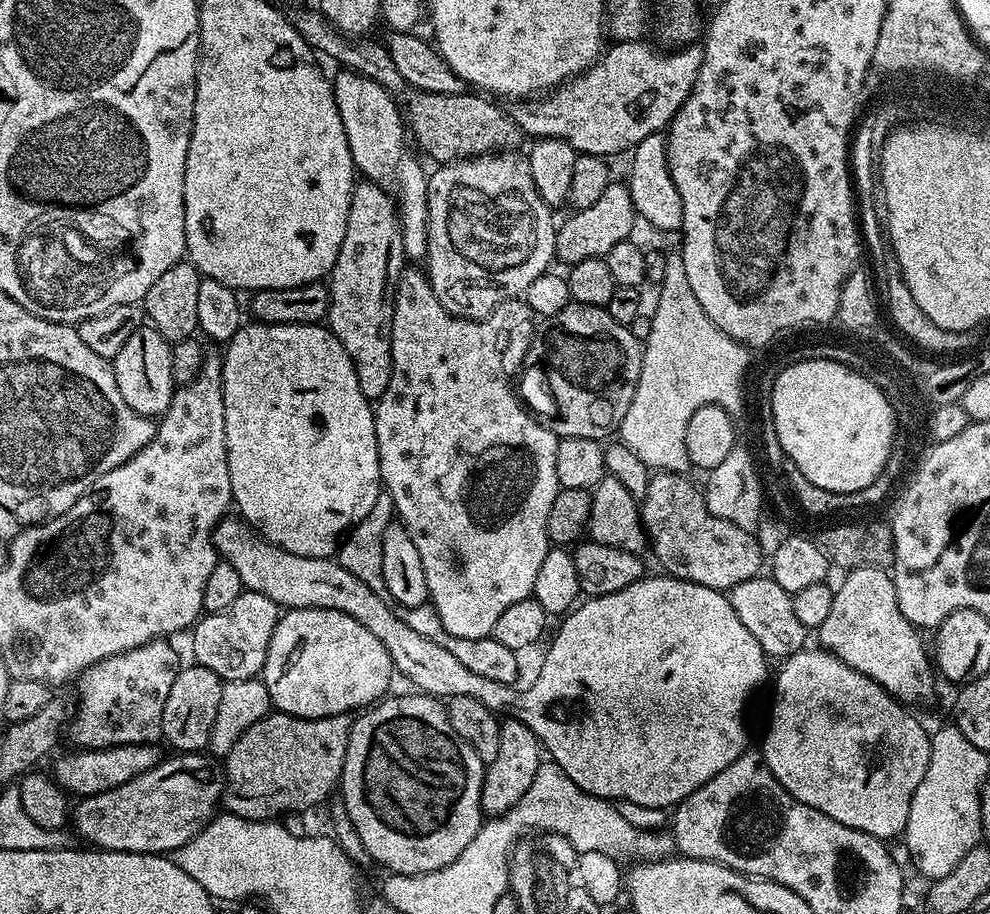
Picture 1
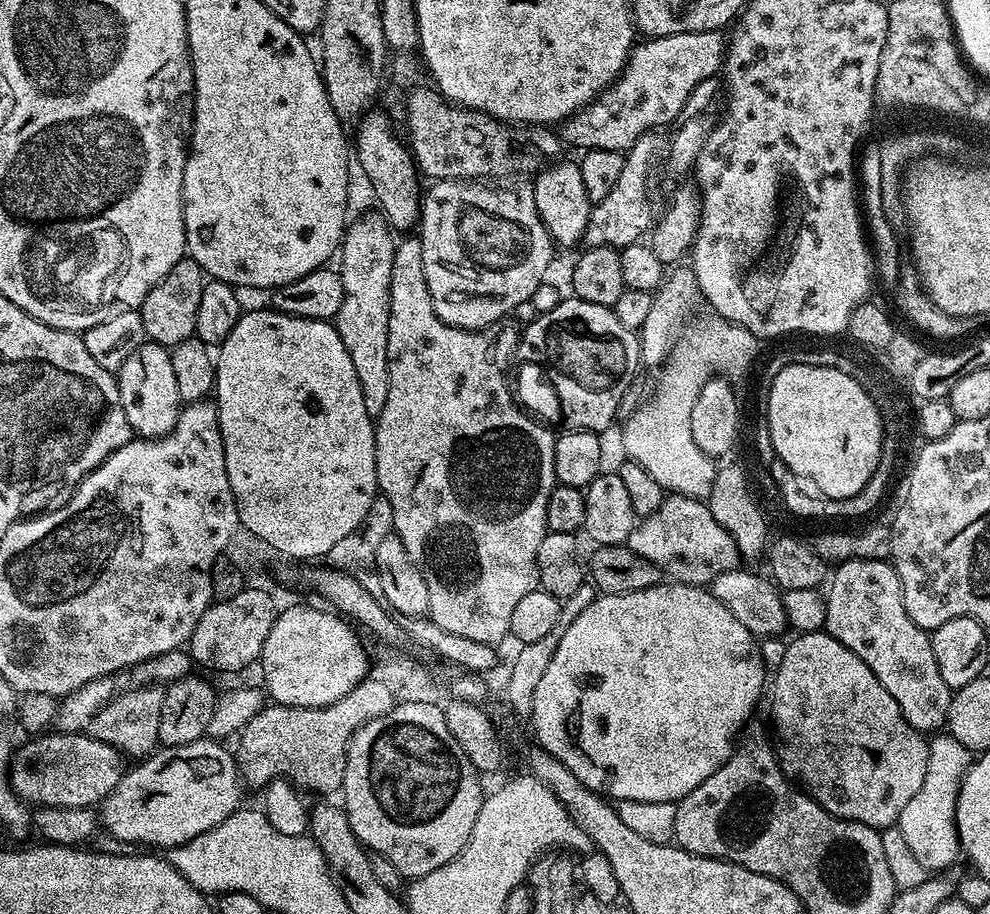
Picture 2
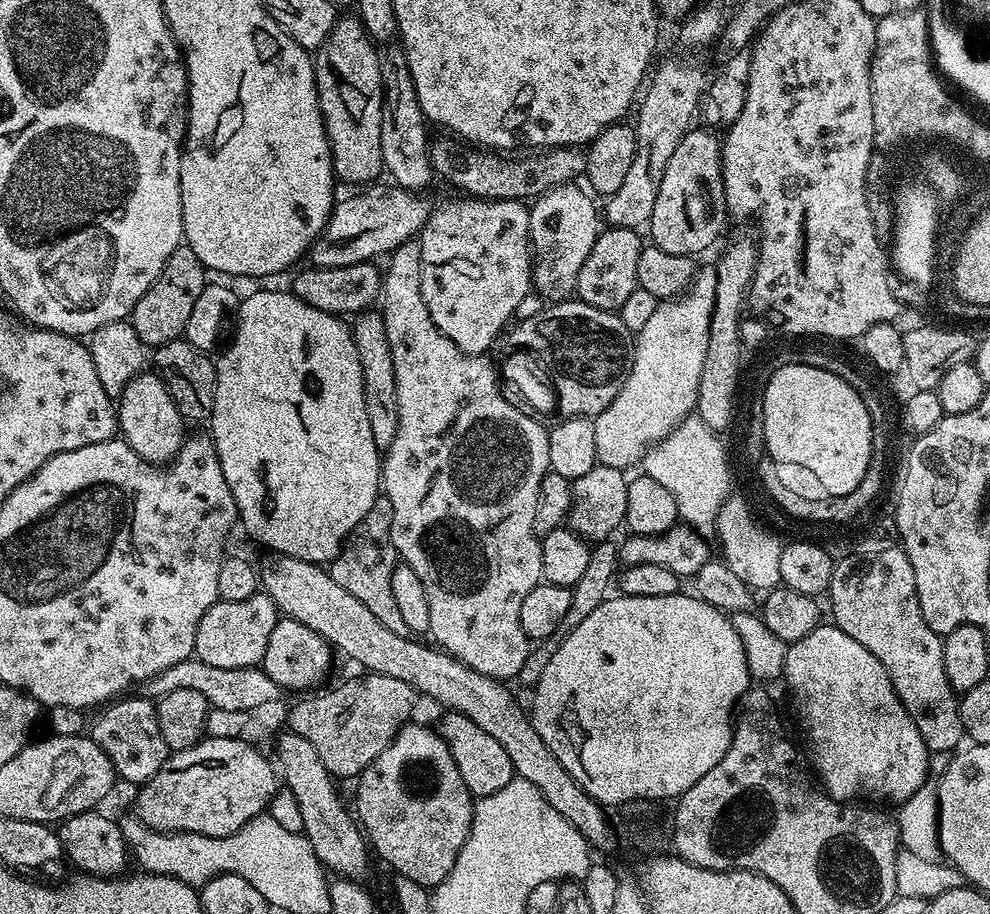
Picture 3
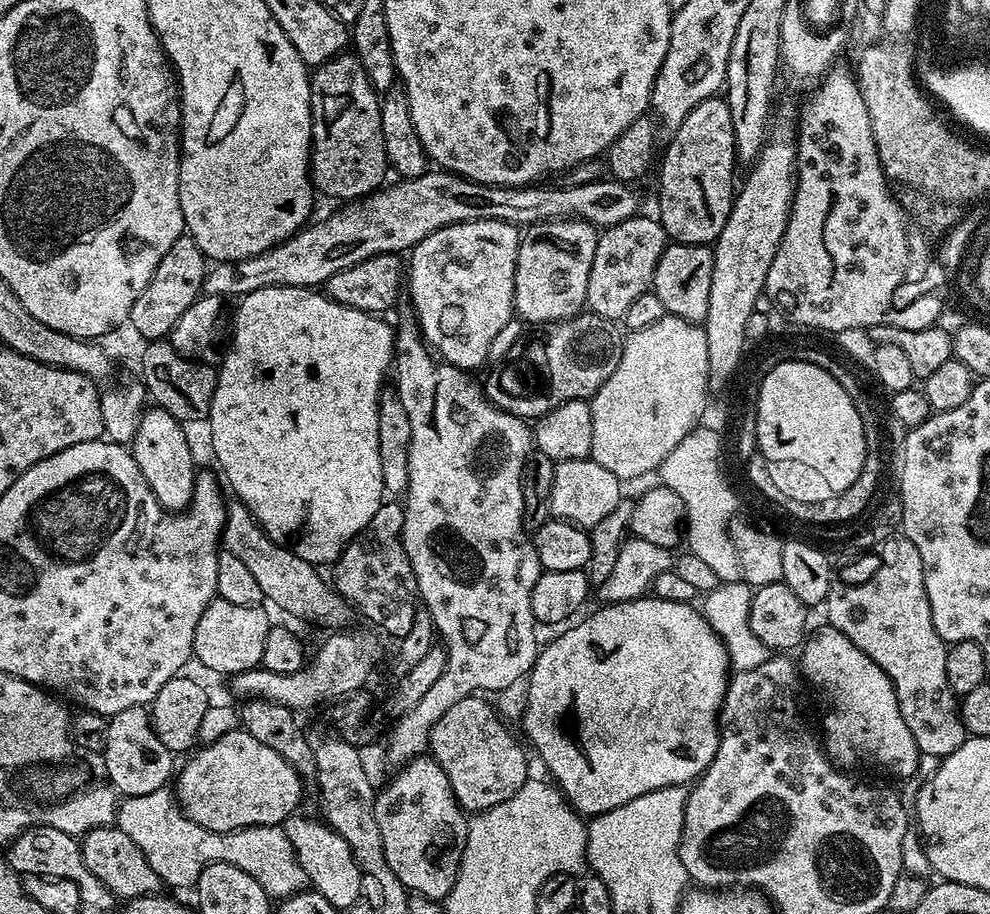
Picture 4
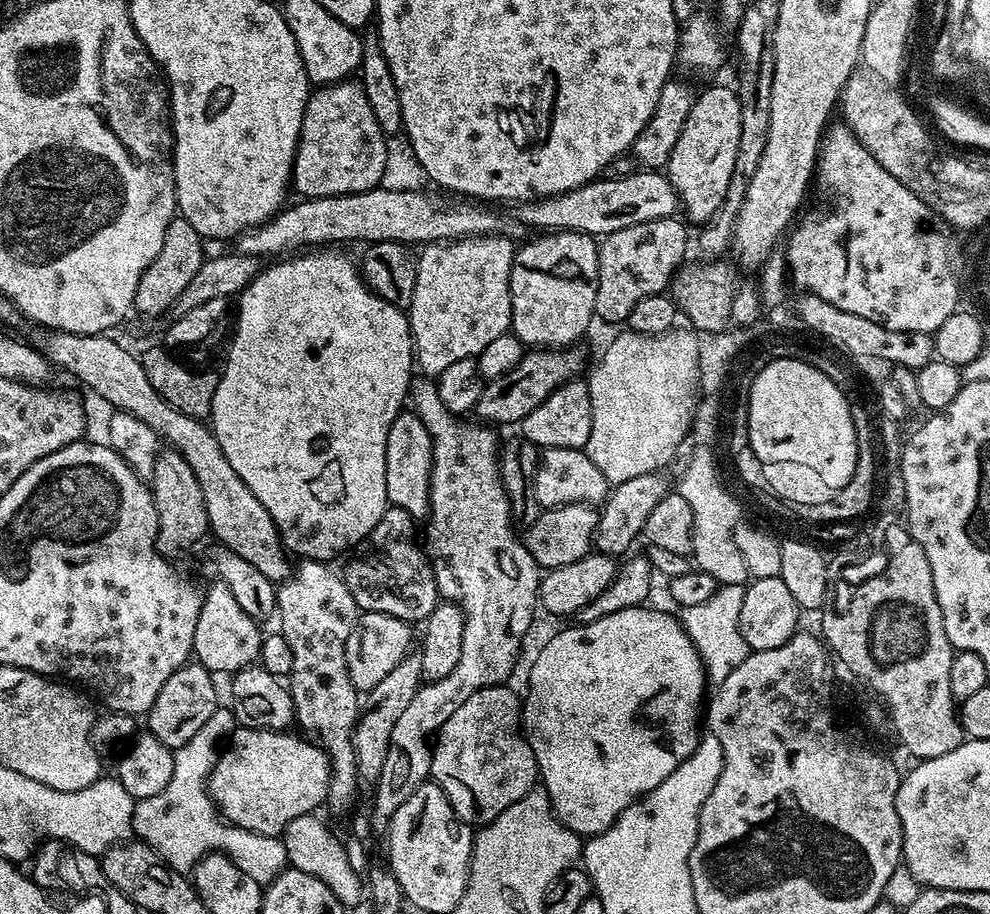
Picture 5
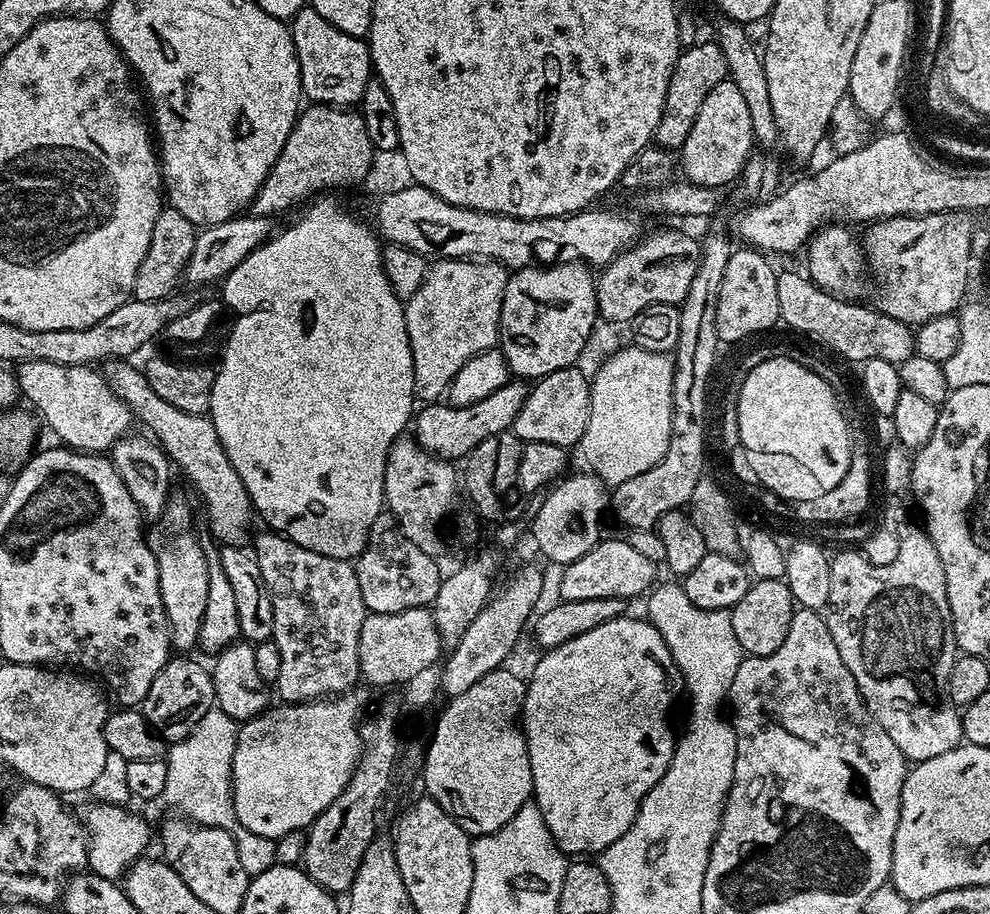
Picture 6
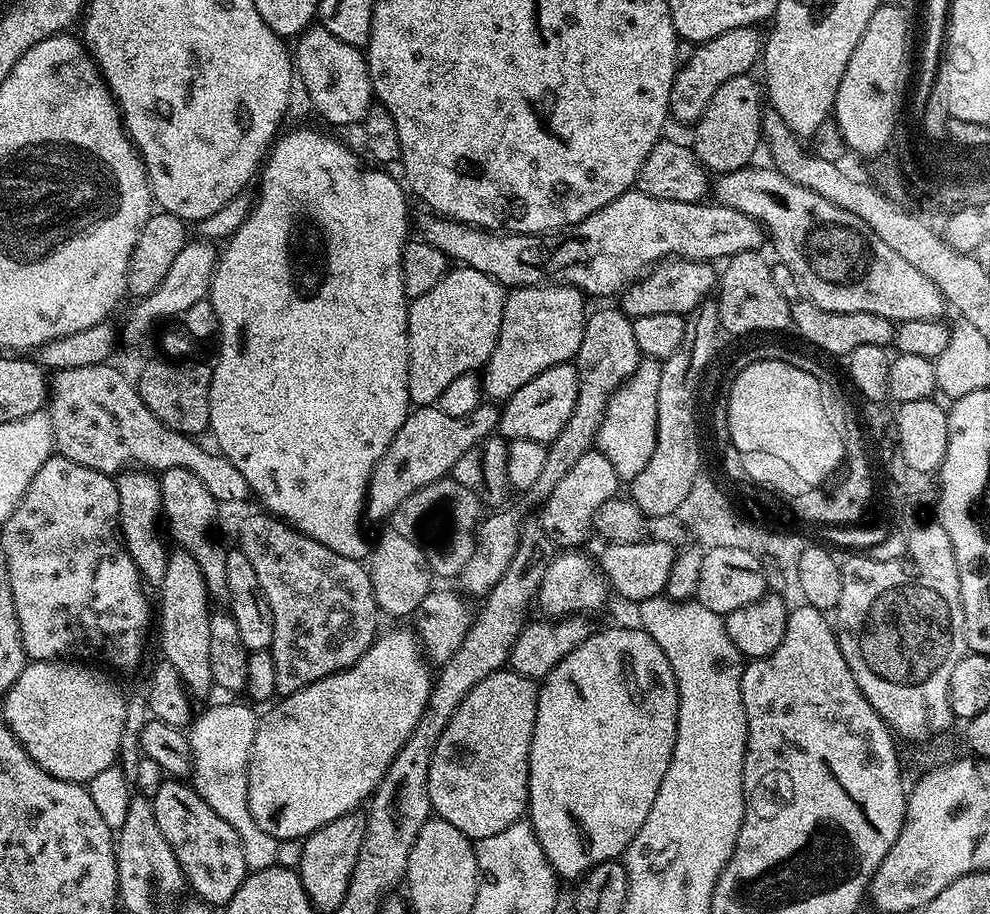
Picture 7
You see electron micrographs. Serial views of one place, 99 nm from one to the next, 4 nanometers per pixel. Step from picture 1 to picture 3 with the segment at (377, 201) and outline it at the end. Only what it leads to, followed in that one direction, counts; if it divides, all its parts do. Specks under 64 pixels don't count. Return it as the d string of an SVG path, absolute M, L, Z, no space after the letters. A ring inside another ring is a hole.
M367 310L355 317L356 324L351 325L352 337L358 350L358 360L362 362L362 390L366 394L366 415L370 421L370 431L374 433L376 447L386 450L398 434L398 386L394 382L394 358L390 354L390 342L386 338L384 317L379 311Z

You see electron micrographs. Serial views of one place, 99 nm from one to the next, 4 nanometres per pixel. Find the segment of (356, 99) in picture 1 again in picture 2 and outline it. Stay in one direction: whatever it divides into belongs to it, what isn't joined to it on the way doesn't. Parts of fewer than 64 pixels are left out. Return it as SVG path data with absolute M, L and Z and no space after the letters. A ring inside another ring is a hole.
M369 110L365 112L363 116L360 117L358 121L358 127L360 127L360 129L358 129L356 132L356 140L354 136L354 160L355 163L356 160L358 163L360 163L360 168L362 171L364 171L364 176L366 179L368 179L368 184L370 187L372 187L372 192L374 195L376 195L377 202L380 203L380 205L378 205L378 208L379 211L382 213L384 219L392 225L393 229L395 229L397 233L408 234L411 233L413 229L415 229L420 223L420 205L422 203L422 187L420 188L421 177L418 175L416 162L412 159L412 154L407 143L405 143L405 141L401 139L401 137L400 140L398 137L396 137L396 132L394 129L392 129L392 121L394 121L393 117L389 115L387 111L384 110L383 112L375 112L375 110Z

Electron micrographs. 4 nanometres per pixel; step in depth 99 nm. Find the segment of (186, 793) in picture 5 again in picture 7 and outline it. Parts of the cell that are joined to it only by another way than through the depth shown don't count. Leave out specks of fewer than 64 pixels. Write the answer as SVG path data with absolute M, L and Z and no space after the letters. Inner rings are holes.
M212 704L193 719L187 729L192 751L190 783L218 818L234 826L234 834L238 834L246 854L246 866L257 872L277 867L280 841L266 834L266 830L258 830L258 822L254 822L254 814L248 809L248 754L252 751L258 716L244 704Z

